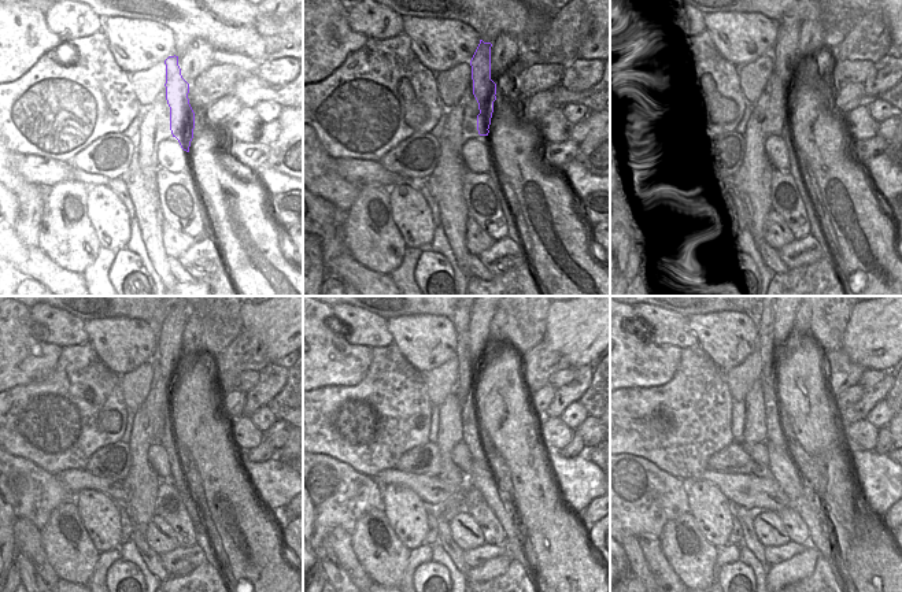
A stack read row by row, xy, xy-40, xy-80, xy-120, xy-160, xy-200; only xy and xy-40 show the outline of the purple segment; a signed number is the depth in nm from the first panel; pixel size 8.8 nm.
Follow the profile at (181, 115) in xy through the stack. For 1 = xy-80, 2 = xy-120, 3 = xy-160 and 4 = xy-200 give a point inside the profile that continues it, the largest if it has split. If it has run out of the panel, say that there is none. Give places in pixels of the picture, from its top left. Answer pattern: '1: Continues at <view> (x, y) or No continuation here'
1: Continues at xy-80 (786, 50)
2: Continues at xy-120 (169, 344)
3: Continues at xy-160 (479, 324)
4: Continues at xy-200 (784, 324).

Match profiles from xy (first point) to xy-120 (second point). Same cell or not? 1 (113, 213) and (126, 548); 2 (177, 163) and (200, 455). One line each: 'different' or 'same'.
1: different
2: different

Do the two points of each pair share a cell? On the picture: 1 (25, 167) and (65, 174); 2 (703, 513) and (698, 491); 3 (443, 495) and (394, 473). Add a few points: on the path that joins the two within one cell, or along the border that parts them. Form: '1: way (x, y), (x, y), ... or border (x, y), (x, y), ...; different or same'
1: way (34, 170), (55, 171); same
2: way (703, 507), (703, 496); same
3: way (431, 488), (406, 480); same

